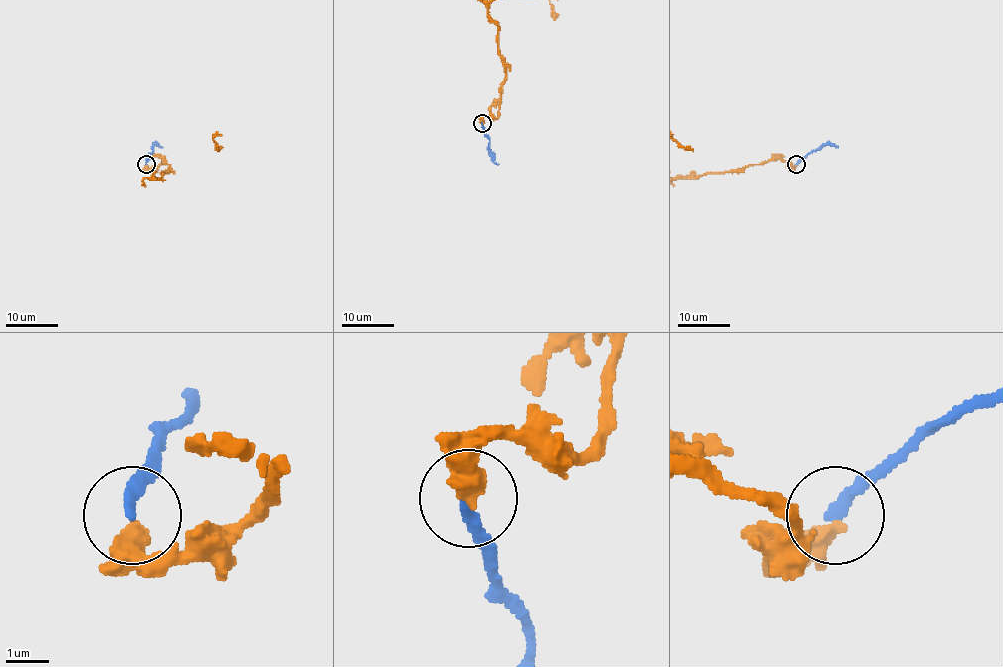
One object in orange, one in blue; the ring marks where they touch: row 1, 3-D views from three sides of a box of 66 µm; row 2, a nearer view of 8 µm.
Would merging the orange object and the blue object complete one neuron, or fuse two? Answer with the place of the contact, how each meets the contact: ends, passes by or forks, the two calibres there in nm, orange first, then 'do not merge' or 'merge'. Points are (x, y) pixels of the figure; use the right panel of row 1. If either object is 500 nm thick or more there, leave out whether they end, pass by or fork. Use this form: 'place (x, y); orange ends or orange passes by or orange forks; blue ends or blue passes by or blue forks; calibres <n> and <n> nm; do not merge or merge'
place (796, 164); orange passes by; blue ends; calibres 320 and 260 nm; merge

